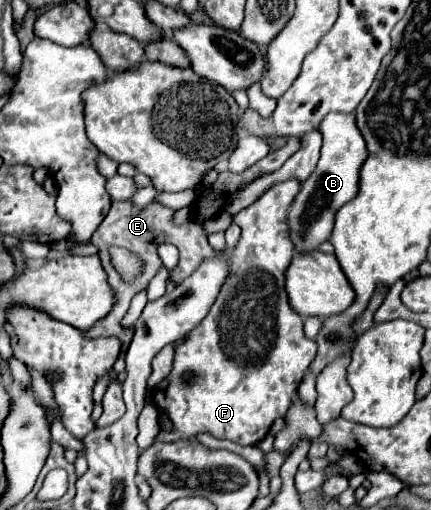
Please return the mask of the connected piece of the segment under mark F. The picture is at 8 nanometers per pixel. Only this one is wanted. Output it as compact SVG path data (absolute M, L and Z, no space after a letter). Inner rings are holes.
M286 180L286 182L274 184L274 186L272 186L270 190L266 190L266 192L264 192L264 194L262 194L262 196L260 196L252 206L248 206L248 208L240 210L238 214L234 214L234 222L242 228L240 242L238 242L238 246L236 246L234 252L232 252L234 274L228 276L228 280L226 280L226 284L222 286L222 290L220 290L220 294L218 294L214 306L212 306L212 310L208 312L208 316L206 316L206 318L196 326L196 330L192 330L192 332L188 334L188 338L186 338L182 344L176 346L174 362L172 362L172 370L170 370L170 374L166 376L164 382L160 382L160 384L152 390L152 398L154 398L154 404L156 404L158 412L164 414L164 416L172 422L172 430L164 430L164 428L160 430L160 434L156 436L158 442L190 440L190 438L194 438L194 436L206 432L206 434L212 434L212 436L218 438L218 440L226 438L226 440L238 442L238 444L242 444L242 446L258 444L258 442L268 434L272 422L274 422L276 418L286 416L286 412L290 410L292 400L298 396L298 386L300 386L300 382L302 382L302 378L304 378L304 374L306 374L310 362L312 362L314 356L316 356L316 342L310 340L310 338L306 338L306 334L304 334L304 330L302 330L302 318L300 318L300 316L290 308L290 304L288 304L288 296L286 296L286 290L284 290L284 272L286 272L286 268L288 268L288 264L290 264L290 260L292 260L292 256L294 256L294 246L292 246L290 234L288 234L288 220L286 220L286 218L288 218L288 206L292 206L292 202L294 202L294 198L296 198L298 192L300 192L300 184L298 184L298 180ZM222 336L228 336L228 352L224 350ZM184 372L194 372L194 374L196 374L196 380L190 382L190 384L186 384L186 382L182 380L182 374L184 374Z

